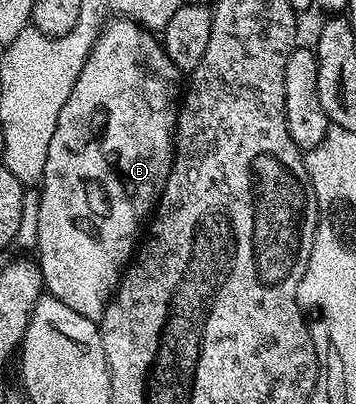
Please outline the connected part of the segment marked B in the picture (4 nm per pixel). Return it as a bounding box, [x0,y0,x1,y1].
[35,16,181,323]

